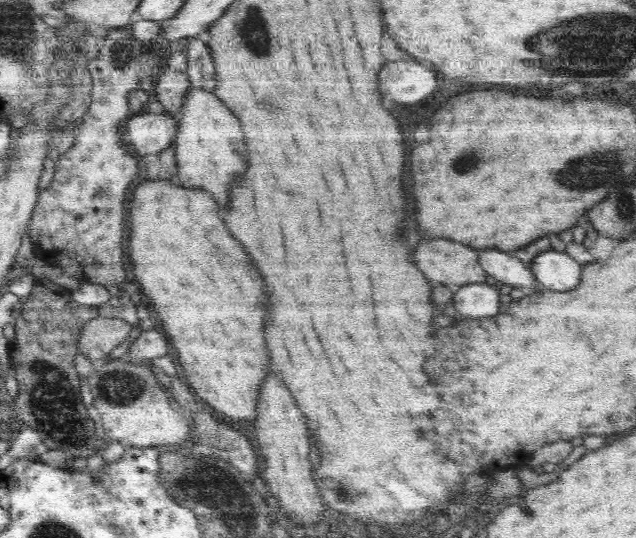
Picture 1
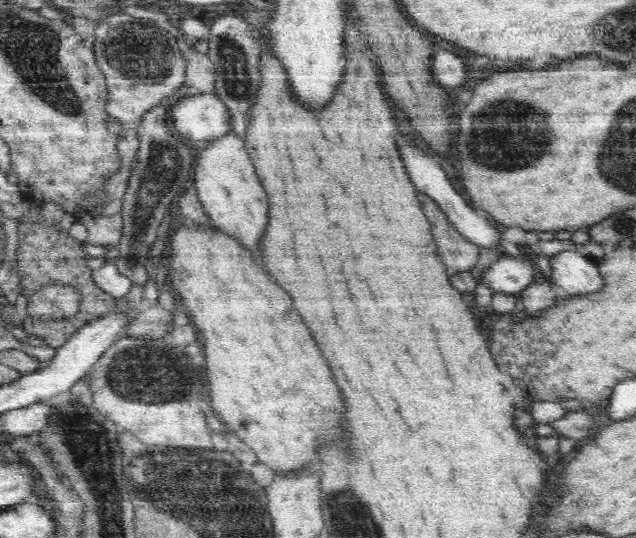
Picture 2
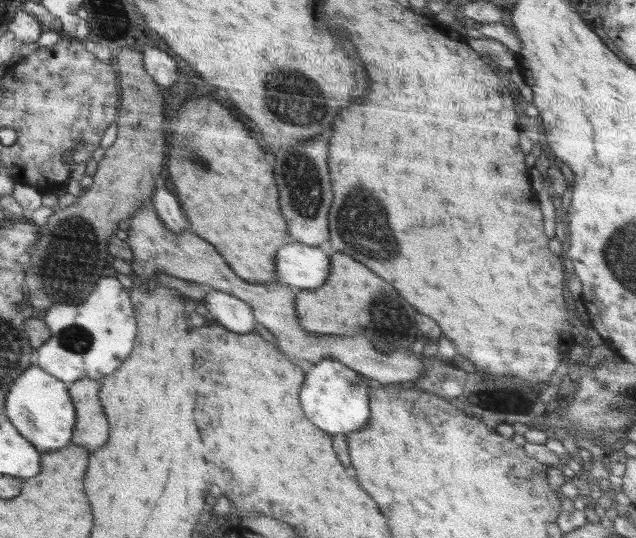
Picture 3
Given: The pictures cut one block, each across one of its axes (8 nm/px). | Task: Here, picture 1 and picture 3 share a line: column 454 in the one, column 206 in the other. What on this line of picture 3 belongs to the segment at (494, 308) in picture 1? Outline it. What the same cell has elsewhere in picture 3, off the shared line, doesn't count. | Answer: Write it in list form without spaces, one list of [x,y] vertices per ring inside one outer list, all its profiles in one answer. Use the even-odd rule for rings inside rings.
[[[212,289],[205,294],[206,308],[212,318],[232,332],[256,331],[256,320],[249,304],[231,294]]]

